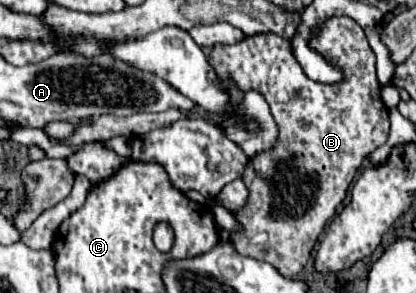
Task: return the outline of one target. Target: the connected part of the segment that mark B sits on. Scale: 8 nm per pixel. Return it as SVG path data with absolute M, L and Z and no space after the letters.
M332 17L332 19L326 19L326 21L320 25L320 31L318 31L318 33L318 36L310 39L309 46L311 49L320 53L330 65L342 69L342 75L344 75L344 77L342 77L342 81L338 81L338 83L328 85L328 83L318 83L318 81L308 79L306 73L300 69L300 63L294 59L294 55L290 55L290 43L288 43L288 39L284 39L284 37L280 37L280 35L274 35L274 33L262 33L262 35L244 37L240 43L234 43L234 45L214 45L212 51L210 51L210 55L208 55L208 63L210 63L210 67L214 69L218 81L234 81L240 91L258 91L258 93L262 93L264 99L266 99L266 103L270 105L270 113L274 115L274 121L276 121L276 127L278 127L278 141L276 141L276 145L274 145L272 149L254 155L254 157L248 161L248 165L244 167L242 181L244 181L244 185L248 187L248 201L246 201L244 207L240 207L240 209L234 211L234 217L236 217L236 221L242 225L242 231L230 231L230 243L234 245L234 249L236 249L240 255L248 255L248 257L256 257L256 259L260 259L260 261L266 261L266 263L270 263L280 275L284 275L284 277L294 277L294 275L298 275L298 273L304 269L304 265L306 265L306 261L308 261L308 257L310 257L310 249L312 249L314 243L318 241L318 235L322 233L326 221L336 215L336 207L342 203L342 199L344 199L344 195L346 195L346 189L348 189L348 185L352 183L352 179L354 179L358 167L362 165L364 157L370 155L370 153L372 153L376 147L380 147L382 143L386 143L386 135L388 135L388 131L390 131L388 109L386 109L386 105L384 105L382 99L380 99L380 89L382 89L382 87L380 87L380 83L378 83L378 79L376 79L374 51L372 51L372 47L368 45L368 39L366 39L362 27L360 27L354 19L350 19L350 17Z

